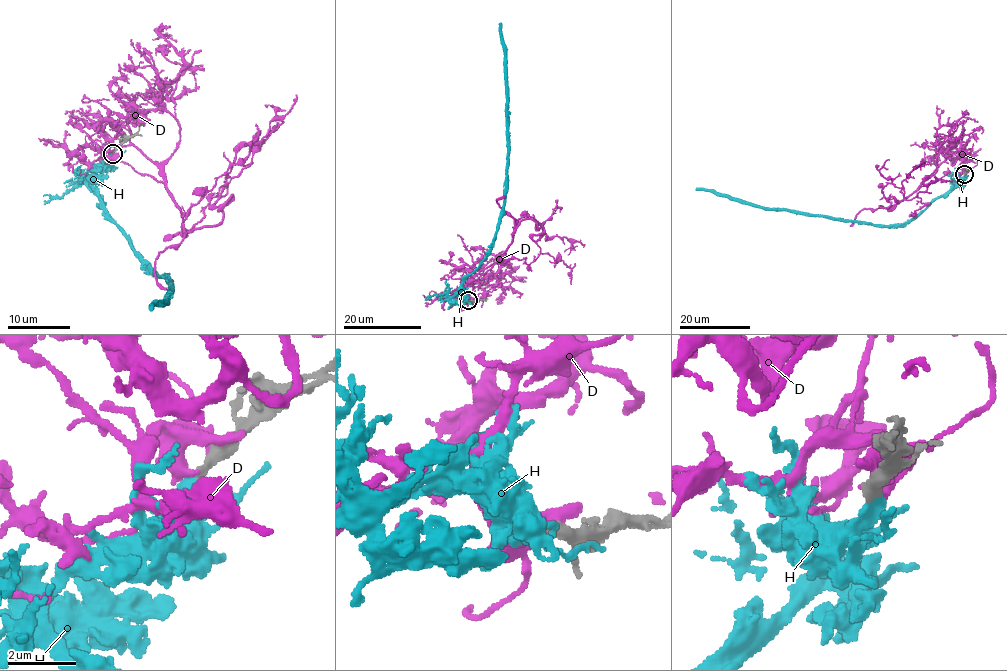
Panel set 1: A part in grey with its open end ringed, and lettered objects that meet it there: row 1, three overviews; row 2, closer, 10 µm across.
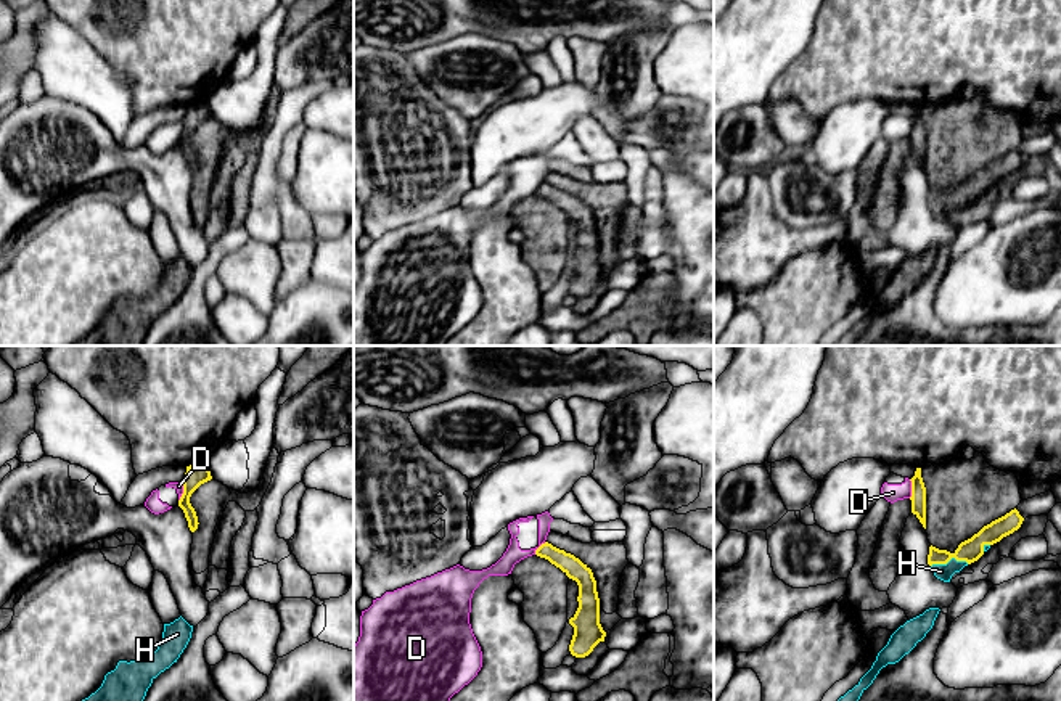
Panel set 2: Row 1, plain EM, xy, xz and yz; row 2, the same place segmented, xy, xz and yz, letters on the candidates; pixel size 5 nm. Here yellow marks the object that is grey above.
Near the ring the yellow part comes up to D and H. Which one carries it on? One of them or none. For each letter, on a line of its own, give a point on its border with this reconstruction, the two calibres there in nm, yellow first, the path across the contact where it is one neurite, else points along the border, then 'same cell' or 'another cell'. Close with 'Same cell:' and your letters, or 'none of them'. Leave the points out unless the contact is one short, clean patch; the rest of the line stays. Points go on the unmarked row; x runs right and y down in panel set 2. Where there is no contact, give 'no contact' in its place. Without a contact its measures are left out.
D: contact yz (912, 129); calibres 80 and 90 nm; another cell
H: contact yz (949, 200); calibres 120 and 80 nm; same cell
Same cell: H

